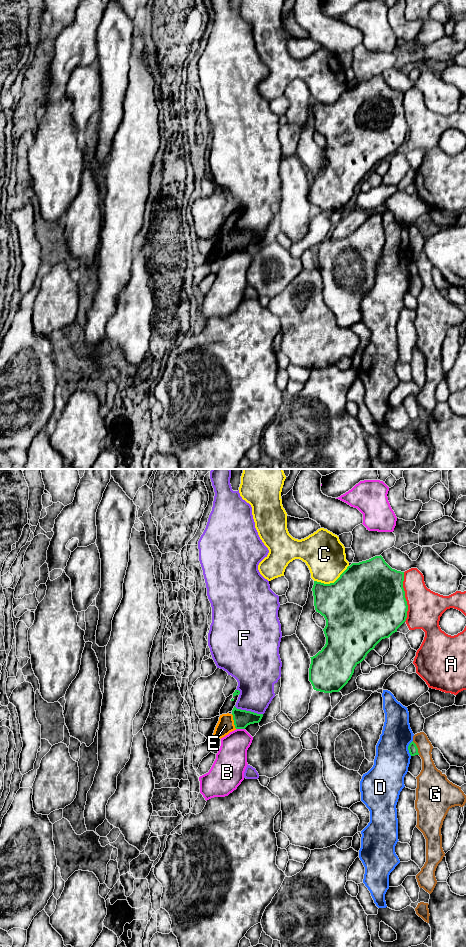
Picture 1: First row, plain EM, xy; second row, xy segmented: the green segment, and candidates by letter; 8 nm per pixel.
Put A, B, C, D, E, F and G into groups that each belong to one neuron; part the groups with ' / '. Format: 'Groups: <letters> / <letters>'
Groups: A / B / C / D / E / F / G

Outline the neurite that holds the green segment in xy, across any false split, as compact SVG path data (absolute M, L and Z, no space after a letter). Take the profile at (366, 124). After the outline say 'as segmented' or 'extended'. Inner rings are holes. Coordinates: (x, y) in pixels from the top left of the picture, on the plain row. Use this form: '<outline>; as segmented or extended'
M375 76L369 80L352 83L330 104L314 101L312 108L314 126L326 140L323 149L326 164L315 176L311 178L309 188L309 201L313 209L324 213L339 212L351 199L355 187L361 183L367 174L385 158L389 158L406 141L408 125L403 108L404 92L392 89L383 79Z; as segmented

